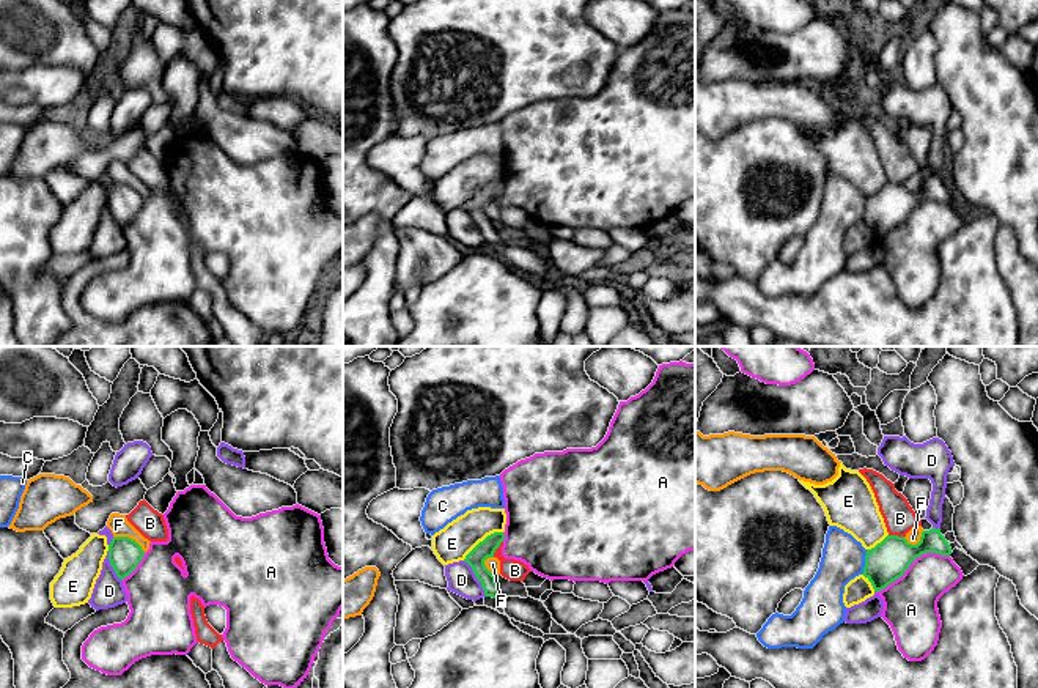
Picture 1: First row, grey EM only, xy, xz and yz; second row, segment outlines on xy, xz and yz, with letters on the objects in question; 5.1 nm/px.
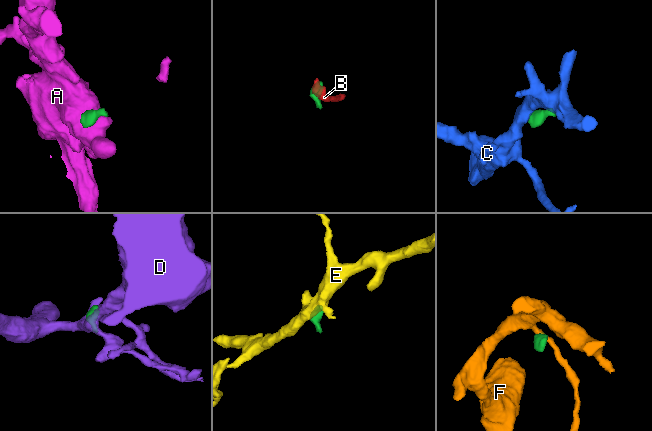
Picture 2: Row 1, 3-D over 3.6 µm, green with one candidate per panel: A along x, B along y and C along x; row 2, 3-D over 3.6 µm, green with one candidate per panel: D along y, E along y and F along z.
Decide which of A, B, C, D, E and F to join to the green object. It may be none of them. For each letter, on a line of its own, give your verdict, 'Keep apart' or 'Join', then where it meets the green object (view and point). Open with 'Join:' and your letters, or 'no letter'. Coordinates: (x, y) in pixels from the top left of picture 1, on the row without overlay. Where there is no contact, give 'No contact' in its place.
Join: no letter
A: Keep apart. Touches green at yz (911, 210)
B: Keep apart. Touches green at xz (497, 194)
C: Keep apart. Touches green at yz (865, 210)
D: Keep apart. Touches green at xz (477, 225)
E: Keep apart. Touches green at xz (483, 188)
F: Keep apart. Touches green at xy (128, 184)

